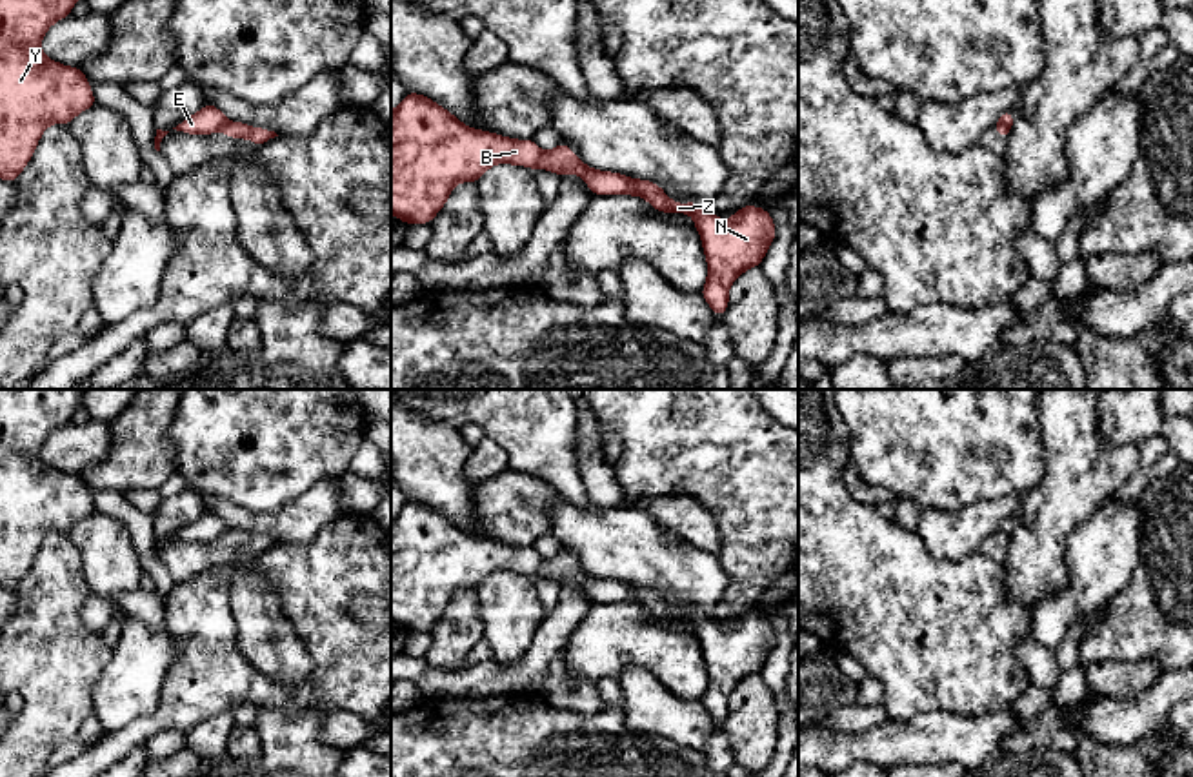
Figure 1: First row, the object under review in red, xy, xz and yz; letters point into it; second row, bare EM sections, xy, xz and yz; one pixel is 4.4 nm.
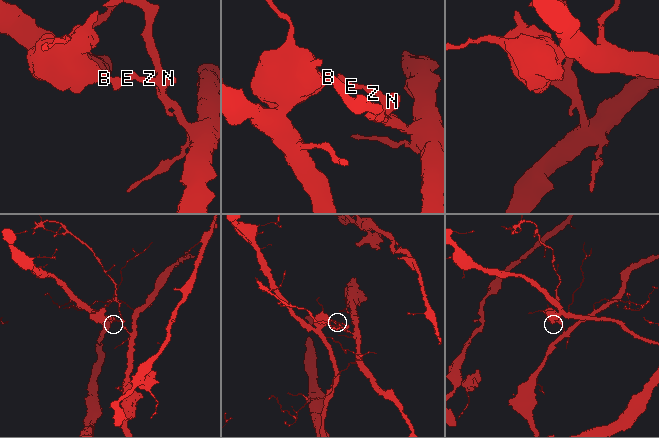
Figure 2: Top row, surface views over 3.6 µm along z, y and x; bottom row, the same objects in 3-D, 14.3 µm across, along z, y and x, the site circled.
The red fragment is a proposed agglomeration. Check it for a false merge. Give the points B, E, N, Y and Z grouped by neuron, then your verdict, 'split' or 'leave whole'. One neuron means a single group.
groups B E Y / N Z; split

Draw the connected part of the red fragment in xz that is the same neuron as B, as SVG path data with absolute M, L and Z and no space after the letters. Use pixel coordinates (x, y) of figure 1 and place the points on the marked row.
M409 91L398 107L391 111L391 215L398 217L404 224L431 224L458 182L476 184L495 164L547 169L560 177L575 173L584 178L593 195L637 197L629 177L586 166L584 160L571 153L569 144L560 142L553 151L546 153L533 138L516 140L473 129L435 100Z

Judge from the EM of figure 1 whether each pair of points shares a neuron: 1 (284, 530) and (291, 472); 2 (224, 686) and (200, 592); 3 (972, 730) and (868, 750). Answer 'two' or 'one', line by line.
1: two
2: one
3: one

